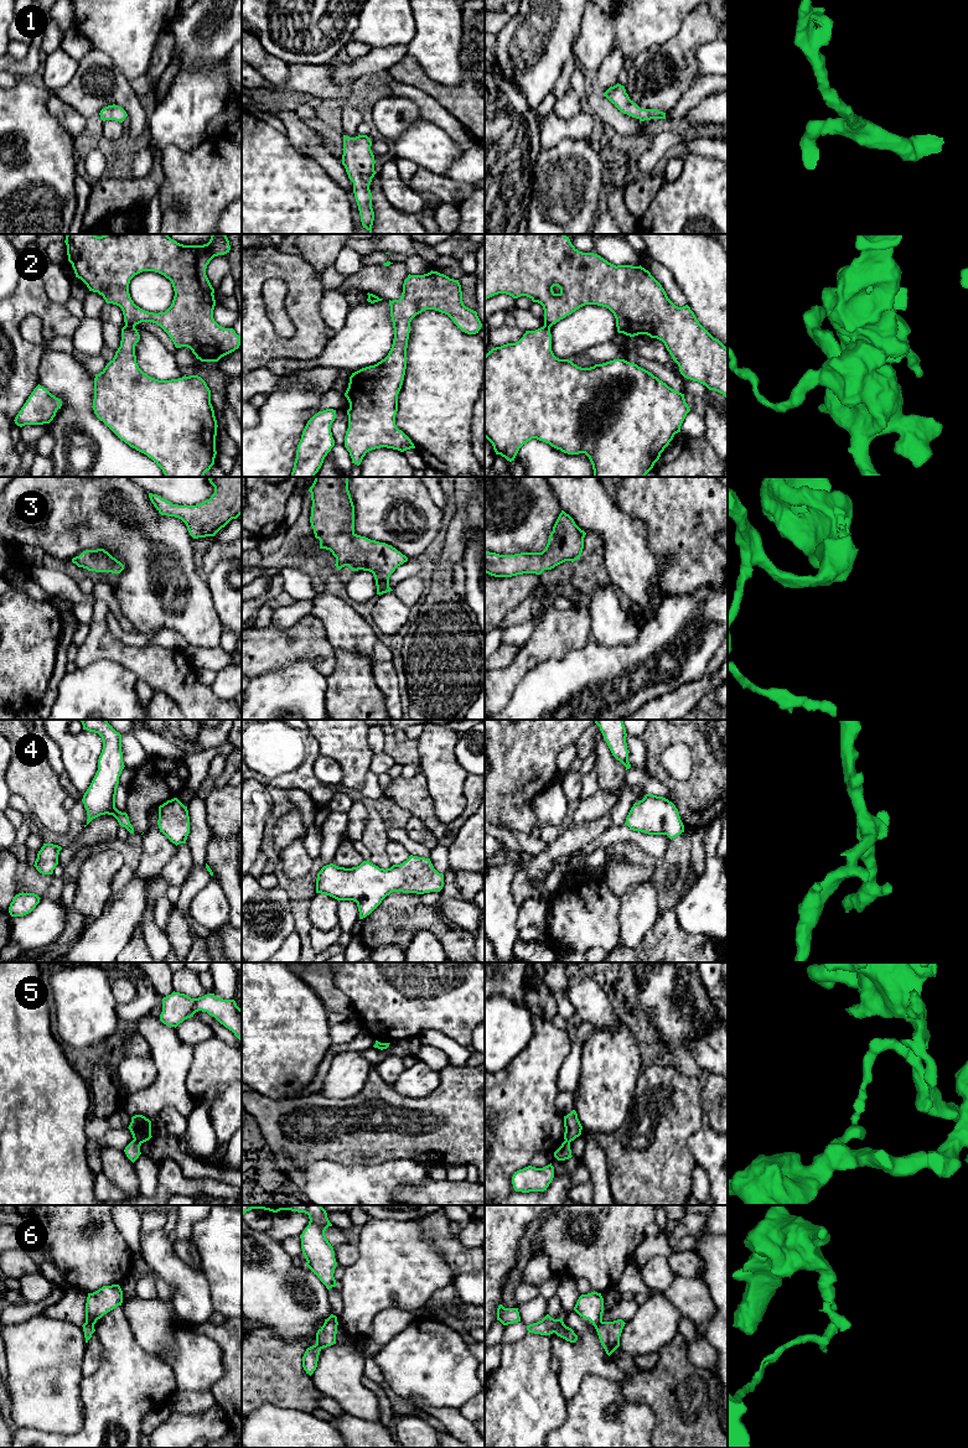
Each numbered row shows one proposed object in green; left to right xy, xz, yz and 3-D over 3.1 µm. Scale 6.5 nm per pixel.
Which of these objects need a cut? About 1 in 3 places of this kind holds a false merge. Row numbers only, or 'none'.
2, 5, 6

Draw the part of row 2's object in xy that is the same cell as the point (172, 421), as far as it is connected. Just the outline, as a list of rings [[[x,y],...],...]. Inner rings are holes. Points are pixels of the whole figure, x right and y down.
[[[135,327],[121,328],[120,347],[105,368],[95,374],[93,410],[121,441],[151,458],[165,477],[203,477],[214,464],[217,420],[211,404],[211,390],[198,375],[182,377],[171,380],[159,380],[144,373],[135,355],[135,346],[140,334]]]

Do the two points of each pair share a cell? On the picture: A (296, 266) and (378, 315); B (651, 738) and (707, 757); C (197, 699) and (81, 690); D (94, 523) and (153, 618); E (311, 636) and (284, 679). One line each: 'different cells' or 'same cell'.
A: different cells
B: same cell
C: different cells
D: same cell
E: different cells

